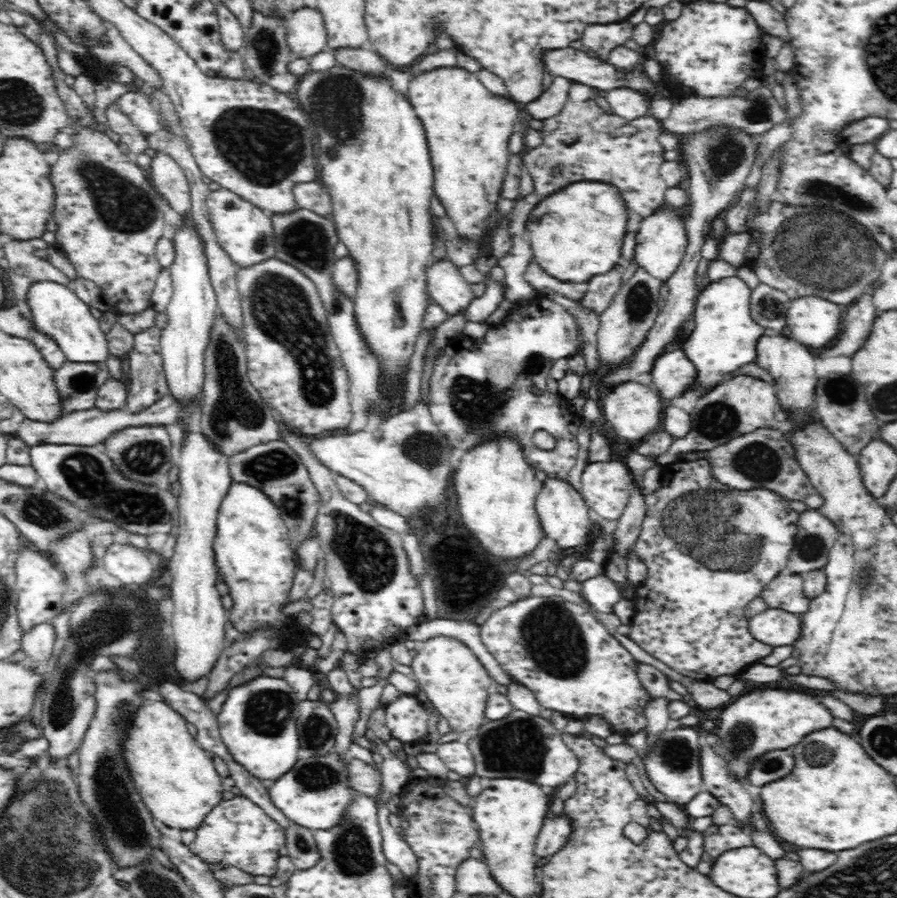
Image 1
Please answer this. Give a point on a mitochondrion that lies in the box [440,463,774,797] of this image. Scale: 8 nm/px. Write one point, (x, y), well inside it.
(694, 527)

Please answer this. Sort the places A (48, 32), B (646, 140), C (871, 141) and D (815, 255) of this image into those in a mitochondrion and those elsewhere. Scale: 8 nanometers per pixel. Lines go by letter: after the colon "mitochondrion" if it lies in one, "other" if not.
A: other
B: other
C: other
D: mitochondrion

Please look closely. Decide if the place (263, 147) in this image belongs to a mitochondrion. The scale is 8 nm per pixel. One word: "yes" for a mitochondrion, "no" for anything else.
yes

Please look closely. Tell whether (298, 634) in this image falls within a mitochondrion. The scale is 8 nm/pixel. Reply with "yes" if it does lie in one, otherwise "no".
no

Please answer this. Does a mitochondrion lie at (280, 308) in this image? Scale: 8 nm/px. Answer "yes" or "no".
yes

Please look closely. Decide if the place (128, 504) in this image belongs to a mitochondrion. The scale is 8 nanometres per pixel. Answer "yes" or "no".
yes

